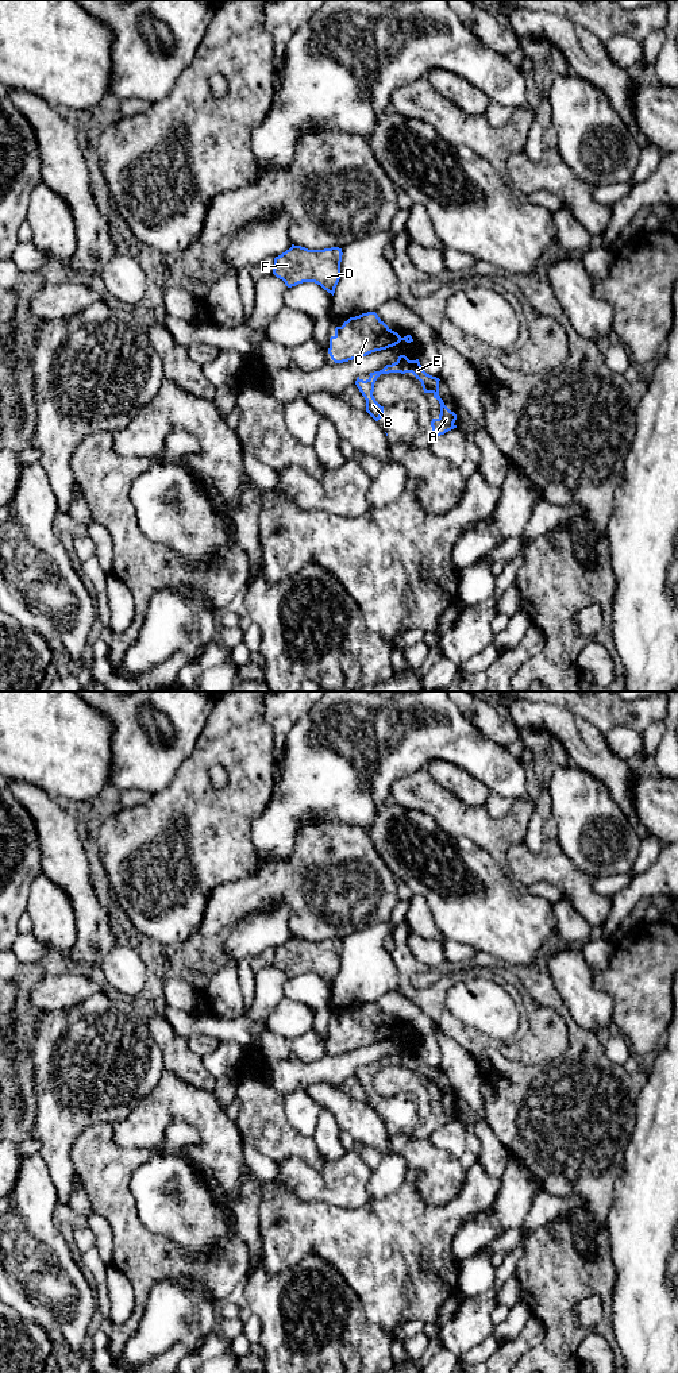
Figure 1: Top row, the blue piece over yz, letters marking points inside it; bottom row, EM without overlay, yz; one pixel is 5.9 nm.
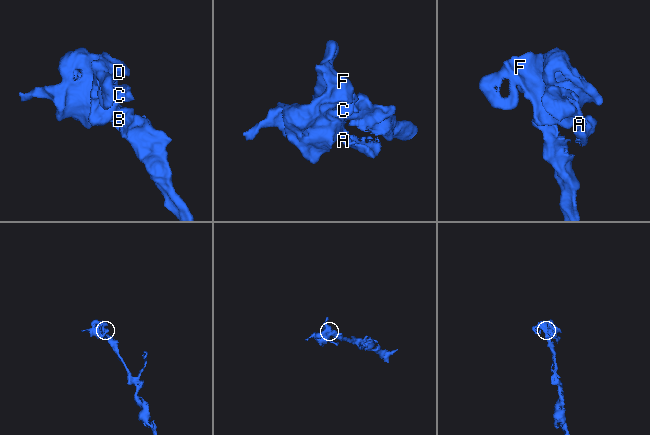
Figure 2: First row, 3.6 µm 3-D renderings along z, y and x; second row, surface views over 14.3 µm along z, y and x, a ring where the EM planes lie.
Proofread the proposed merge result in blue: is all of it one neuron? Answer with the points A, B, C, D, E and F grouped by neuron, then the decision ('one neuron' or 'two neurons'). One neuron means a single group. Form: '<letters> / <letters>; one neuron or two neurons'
A B C D E F; one neuron

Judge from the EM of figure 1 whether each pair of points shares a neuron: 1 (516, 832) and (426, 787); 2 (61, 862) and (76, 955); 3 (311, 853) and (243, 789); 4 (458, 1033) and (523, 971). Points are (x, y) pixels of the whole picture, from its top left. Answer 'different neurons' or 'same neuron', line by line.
1: same neuron
2: same neuron
3: different neurons
4: same neuron

